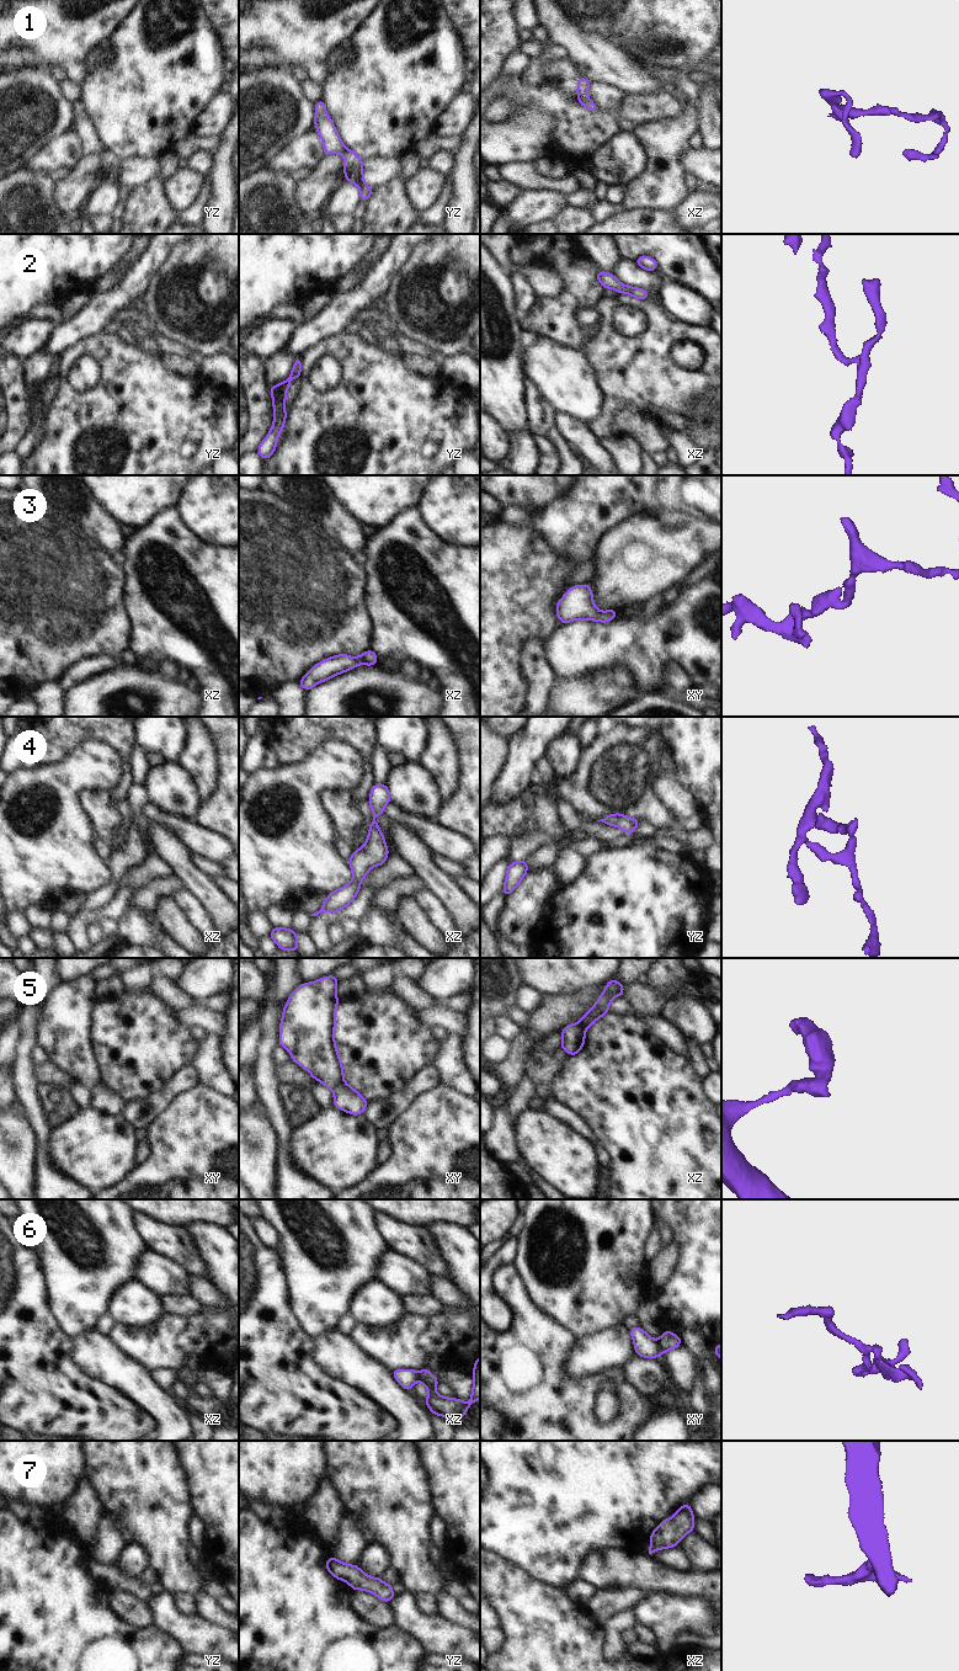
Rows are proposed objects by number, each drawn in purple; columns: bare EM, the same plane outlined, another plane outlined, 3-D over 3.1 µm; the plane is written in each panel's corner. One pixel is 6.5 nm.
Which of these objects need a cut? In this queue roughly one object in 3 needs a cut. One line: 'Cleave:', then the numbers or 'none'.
Cleave: 5, 6

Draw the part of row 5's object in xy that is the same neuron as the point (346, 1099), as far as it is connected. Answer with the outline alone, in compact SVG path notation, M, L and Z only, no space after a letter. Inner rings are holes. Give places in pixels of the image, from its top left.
M342 1082L334 1091L334 1106L341 1111L358 1116L364 1112L368 1102L352 1086Z

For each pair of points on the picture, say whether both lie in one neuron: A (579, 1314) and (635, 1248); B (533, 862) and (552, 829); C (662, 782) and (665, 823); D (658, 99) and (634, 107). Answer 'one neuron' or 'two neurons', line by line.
A: one neuron
B: two neurons
C: two neurons
D: one neuron

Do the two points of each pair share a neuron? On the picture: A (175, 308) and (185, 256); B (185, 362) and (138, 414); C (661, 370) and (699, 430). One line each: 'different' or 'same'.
A: same
B: different
C: different

